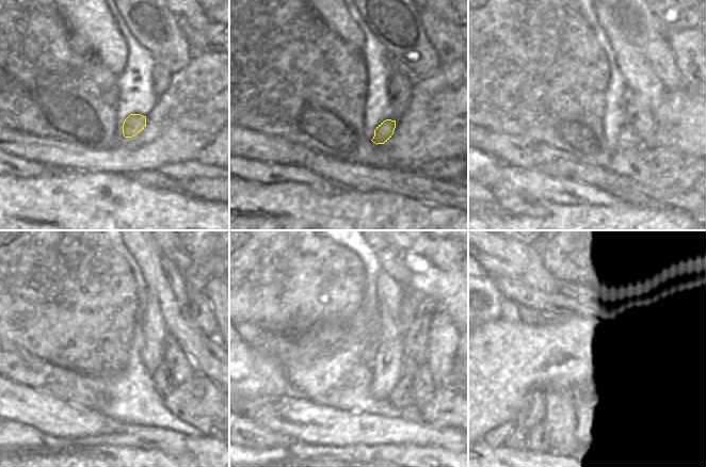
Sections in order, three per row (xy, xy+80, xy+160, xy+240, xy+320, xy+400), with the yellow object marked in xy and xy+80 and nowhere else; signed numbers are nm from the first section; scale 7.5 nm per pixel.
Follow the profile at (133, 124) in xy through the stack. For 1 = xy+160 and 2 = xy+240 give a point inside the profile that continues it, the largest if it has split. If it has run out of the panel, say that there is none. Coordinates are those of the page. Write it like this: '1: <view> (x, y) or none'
1: xy+160 (628, 138)
2: xy+240 (162, 379)

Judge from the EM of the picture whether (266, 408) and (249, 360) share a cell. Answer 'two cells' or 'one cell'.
two cells

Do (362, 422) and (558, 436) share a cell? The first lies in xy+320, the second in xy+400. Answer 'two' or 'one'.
one

